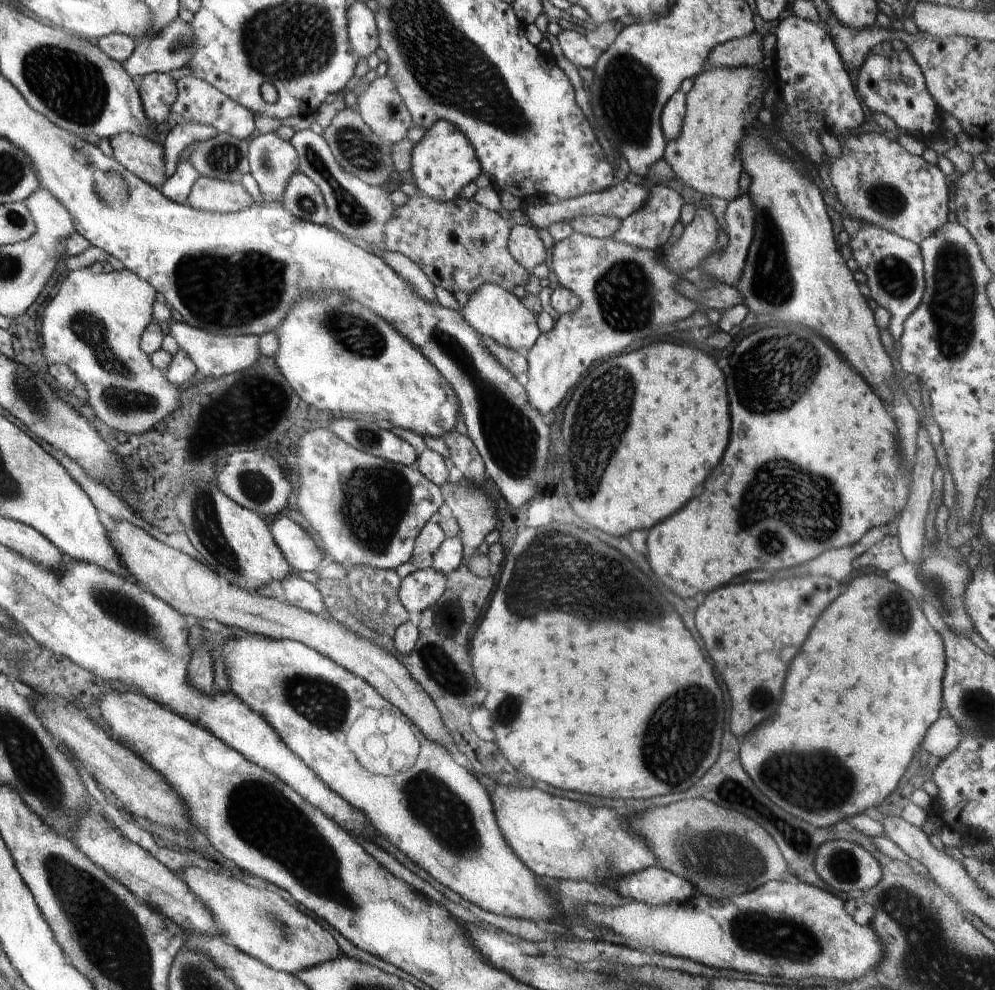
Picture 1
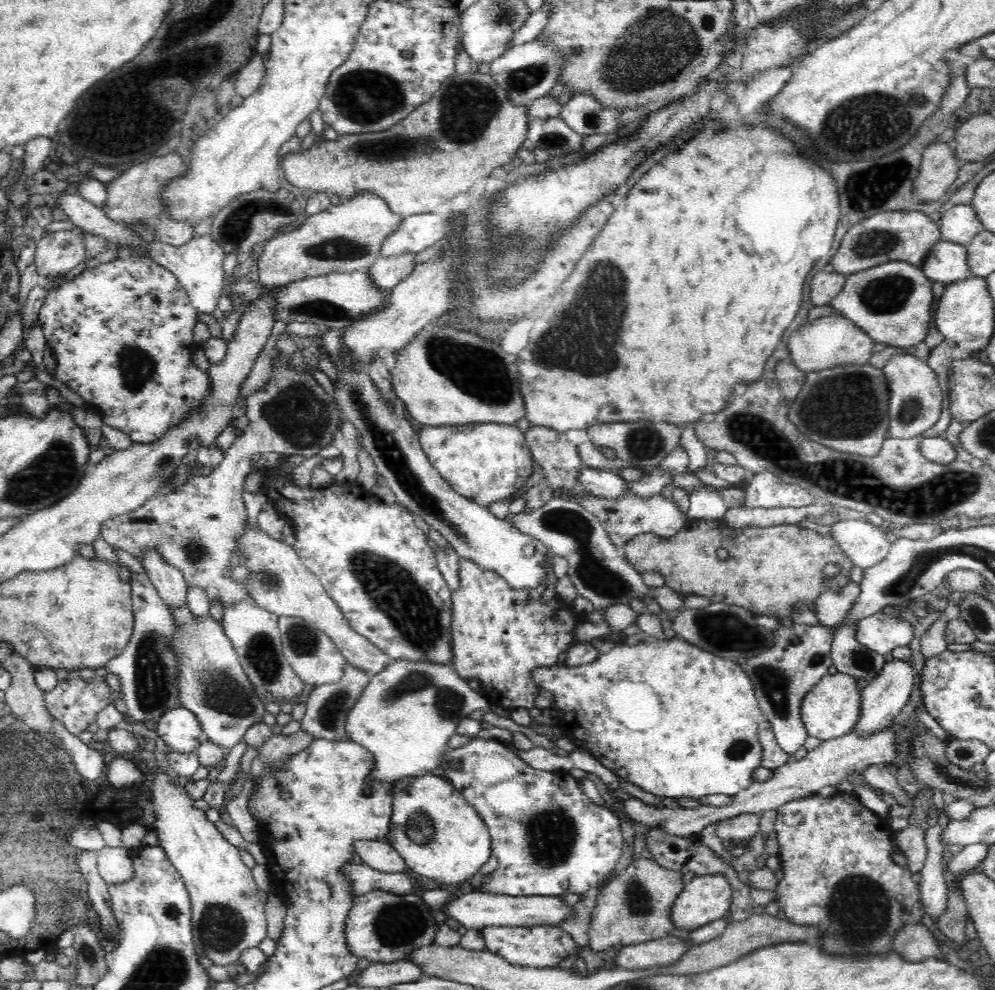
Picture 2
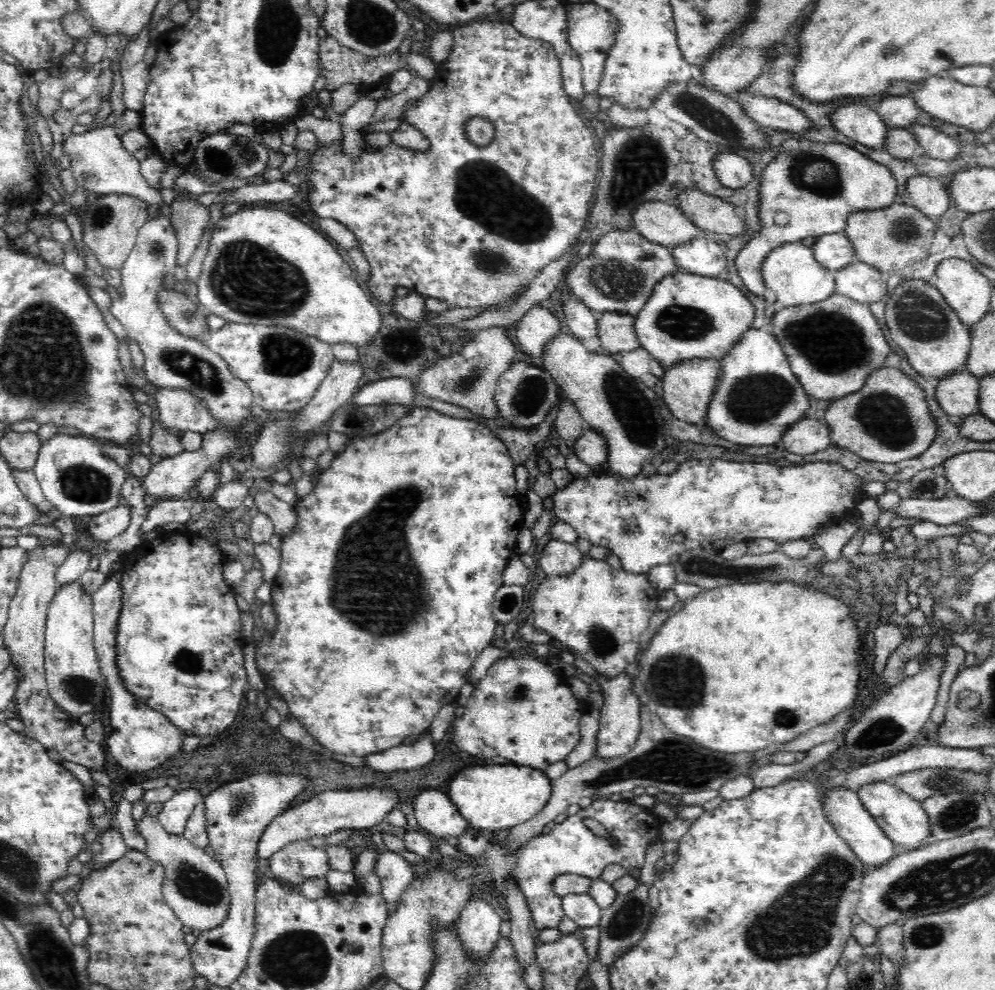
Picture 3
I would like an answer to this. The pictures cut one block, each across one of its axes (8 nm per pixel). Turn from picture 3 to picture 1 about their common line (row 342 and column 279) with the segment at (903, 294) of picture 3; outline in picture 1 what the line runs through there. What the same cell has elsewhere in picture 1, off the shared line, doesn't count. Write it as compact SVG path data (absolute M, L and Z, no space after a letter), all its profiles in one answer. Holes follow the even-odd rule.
M189 867L181 874L181 878L185 880L189 889L193 890L195 897L201 900L201 905L204 905L205 909L212 913L213 921L219 930L219 936L224 937L228 944L277 971L296 974L299 970L317 967L326 961L333 962L334 959L342 956L333 934L324 930L312 918L312 914L297 906L284 893L271 891L264 886L252 888L234 876L226 876L220 872L204 870L200 867Z

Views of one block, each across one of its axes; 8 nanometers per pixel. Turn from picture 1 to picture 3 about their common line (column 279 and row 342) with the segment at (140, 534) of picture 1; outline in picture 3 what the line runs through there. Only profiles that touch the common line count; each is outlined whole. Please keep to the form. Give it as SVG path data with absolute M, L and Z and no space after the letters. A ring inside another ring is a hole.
M603 312L598 316L597 336L601 346L617 355L632 352L641 346L634 330L634 315L628 313Z

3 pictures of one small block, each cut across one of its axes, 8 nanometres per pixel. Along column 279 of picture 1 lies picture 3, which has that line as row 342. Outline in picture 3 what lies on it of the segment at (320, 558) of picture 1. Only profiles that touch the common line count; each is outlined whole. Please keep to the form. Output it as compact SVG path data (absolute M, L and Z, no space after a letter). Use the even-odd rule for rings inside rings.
M540 304L534 305L519 320L517 339L520 350L530 355L535 364L542 364L545 346L562 329L563 321L555 313Z

